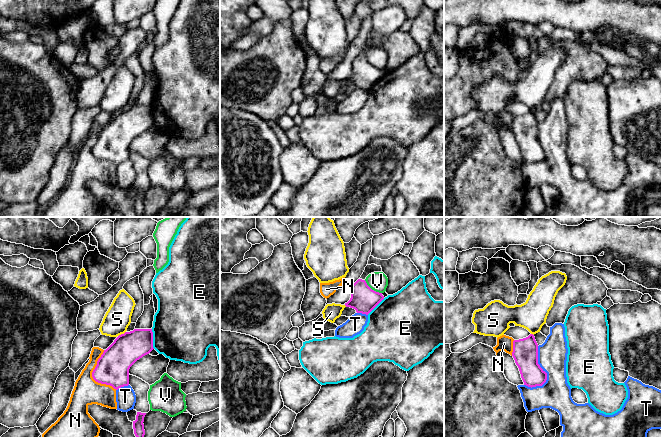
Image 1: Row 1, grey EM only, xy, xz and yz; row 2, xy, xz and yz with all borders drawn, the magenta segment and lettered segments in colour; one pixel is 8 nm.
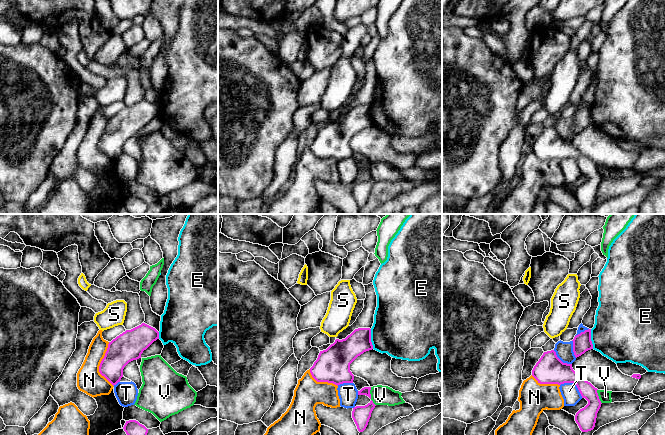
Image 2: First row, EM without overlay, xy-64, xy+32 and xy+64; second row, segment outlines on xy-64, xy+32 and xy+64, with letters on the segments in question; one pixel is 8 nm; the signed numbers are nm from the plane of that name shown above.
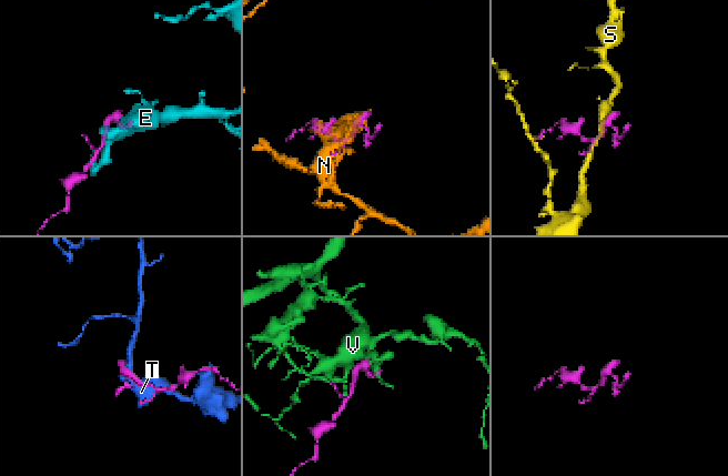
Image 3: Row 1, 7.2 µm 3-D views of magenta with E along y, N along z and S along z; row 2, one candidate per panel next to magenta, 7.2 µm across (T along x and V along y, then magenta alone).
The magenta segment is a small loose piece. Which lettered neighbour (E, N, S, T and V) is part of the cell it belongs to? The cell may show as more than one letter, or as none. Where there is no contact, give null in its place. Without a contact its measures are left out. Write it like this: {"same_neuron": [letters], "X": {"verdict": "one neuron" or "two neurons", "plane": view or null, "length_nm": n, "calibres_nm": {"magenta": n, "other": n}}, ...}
{"same_neuron": [], "E": {"verdict": "two neurons", "plane": "xy", "length_nm": 160, "calibres_nm": {"magenta": 240, "other": 480}}, "N": {"verdict": "two neurons", "plane": "xy", "length_nm": 340, "calibres_nm": {"magenta": 260, "other": 220}}, "S": {"verdict": "two neurons", "plane": "xy", "length_nm": 80, "calibres_nm": {"magenta": 260, "other": 200}}, "T": {"verdict": "two neurons", "plane": "yz", "length_nm": 340, "calibres_nm": {"magenta": 200, "other": 240}}, "V": {"verdict": "two neurons", "plane": "xz", "length_nm": 180, "calibres_nm": {"magenta": 220, "other": 160}}}

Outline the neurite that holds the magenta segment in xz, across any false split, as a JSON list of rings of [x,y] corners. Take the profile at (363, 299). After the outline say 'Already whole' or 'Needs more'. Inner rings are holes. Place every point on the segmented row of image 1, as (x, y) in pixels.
[[[367,265],[361,277],[352,285],[350,300],[346,307],[356,310],[357,313],[368,315],[383,299],[382,293],[372,290],[366,283],[366,277],[374,272],[382,272],[381,266]]]. Needs more

